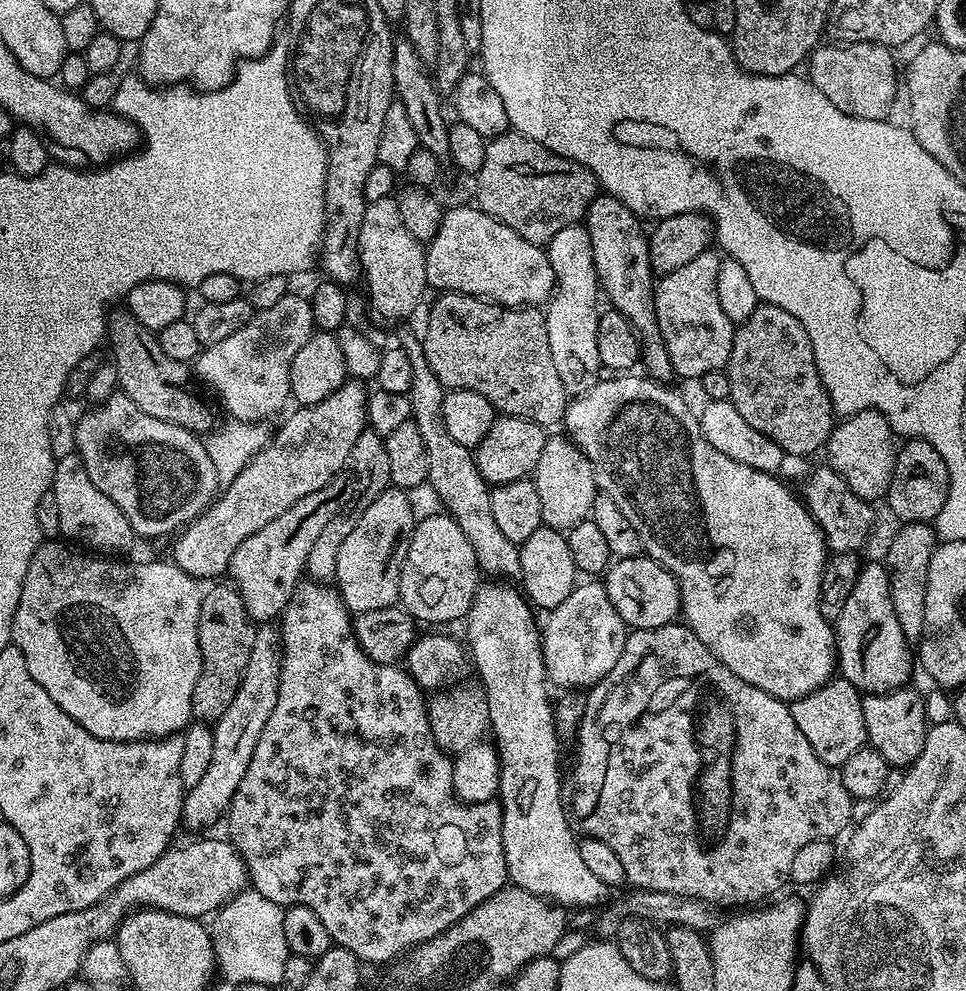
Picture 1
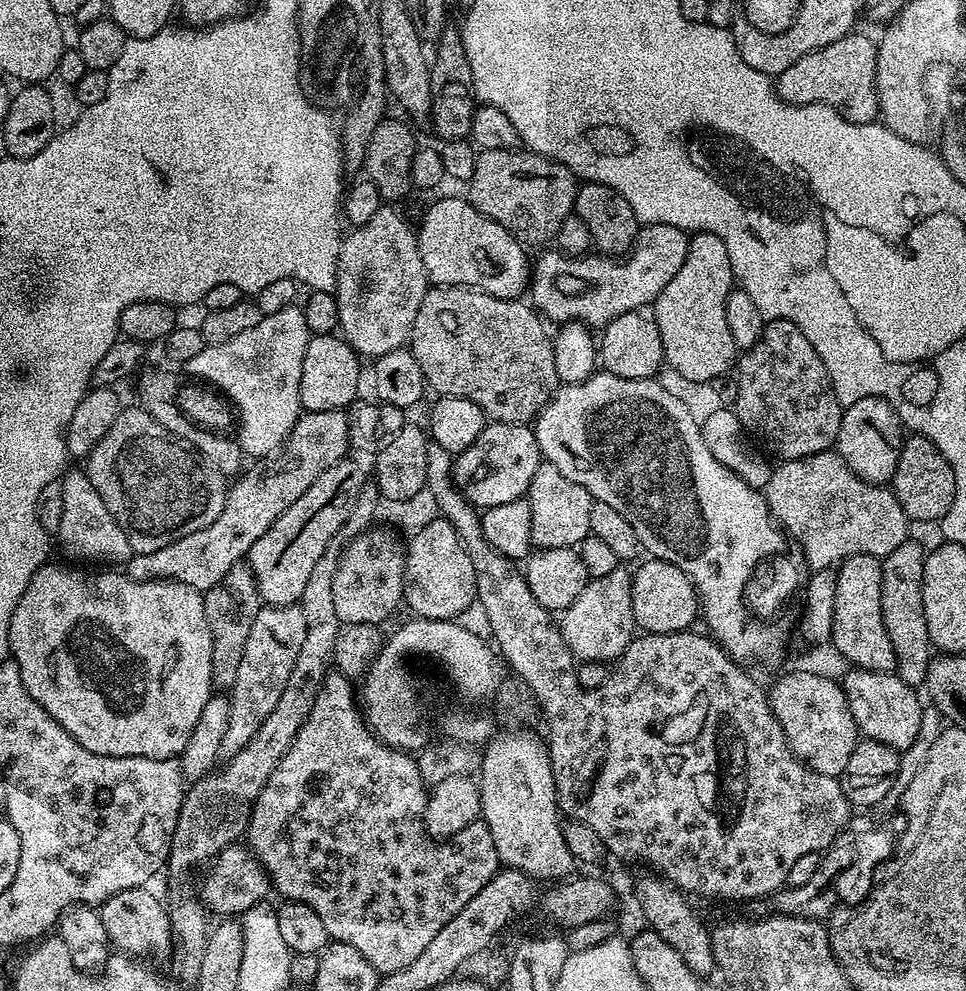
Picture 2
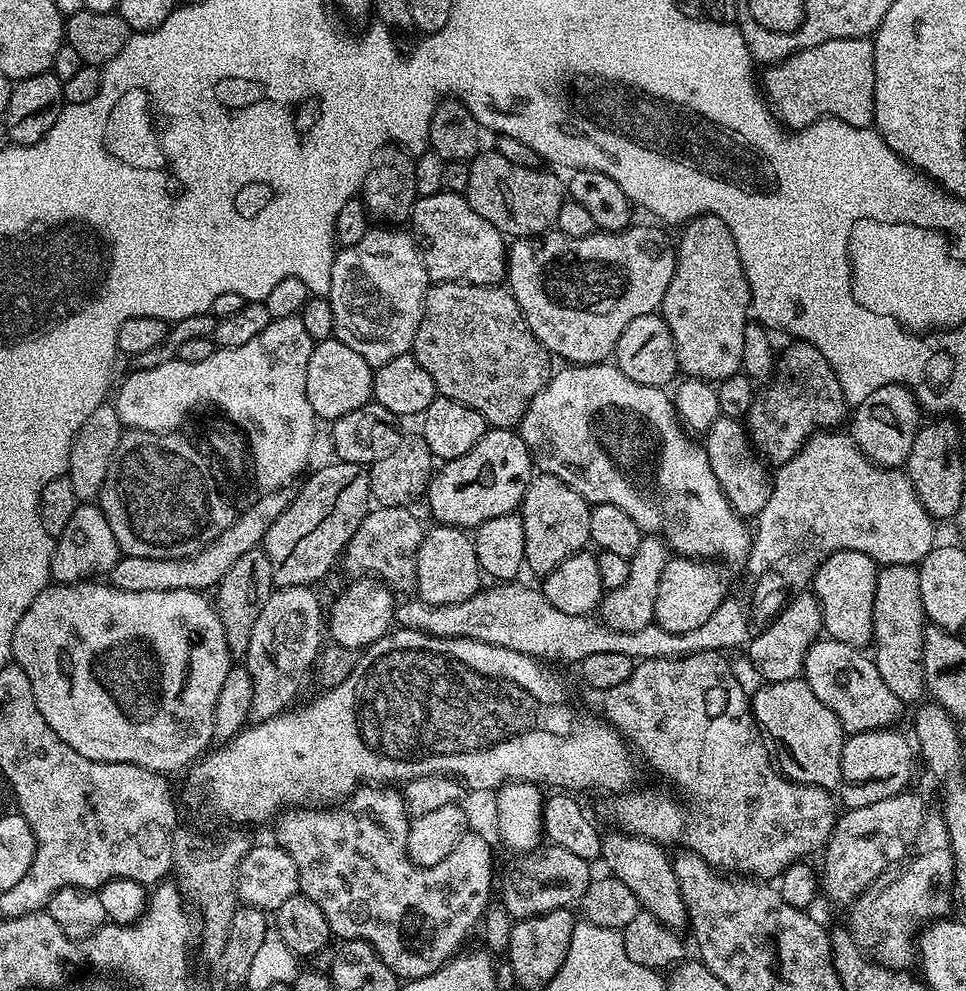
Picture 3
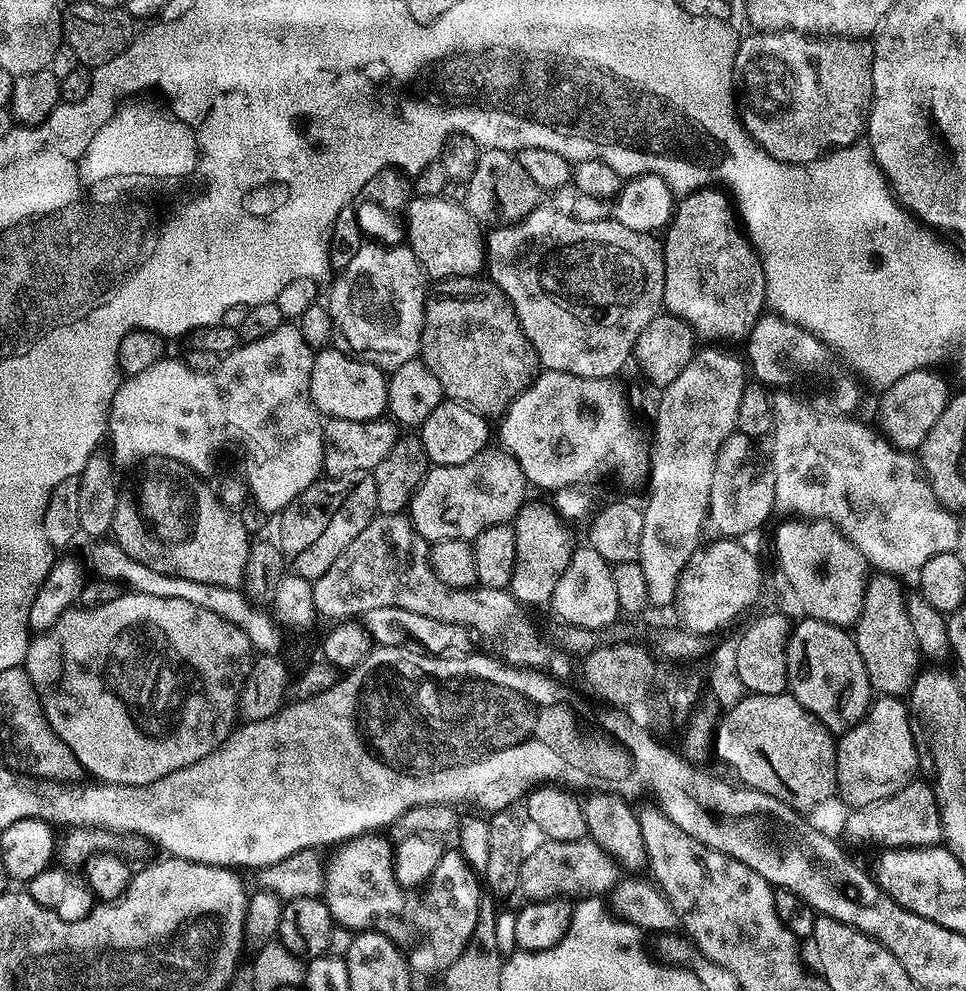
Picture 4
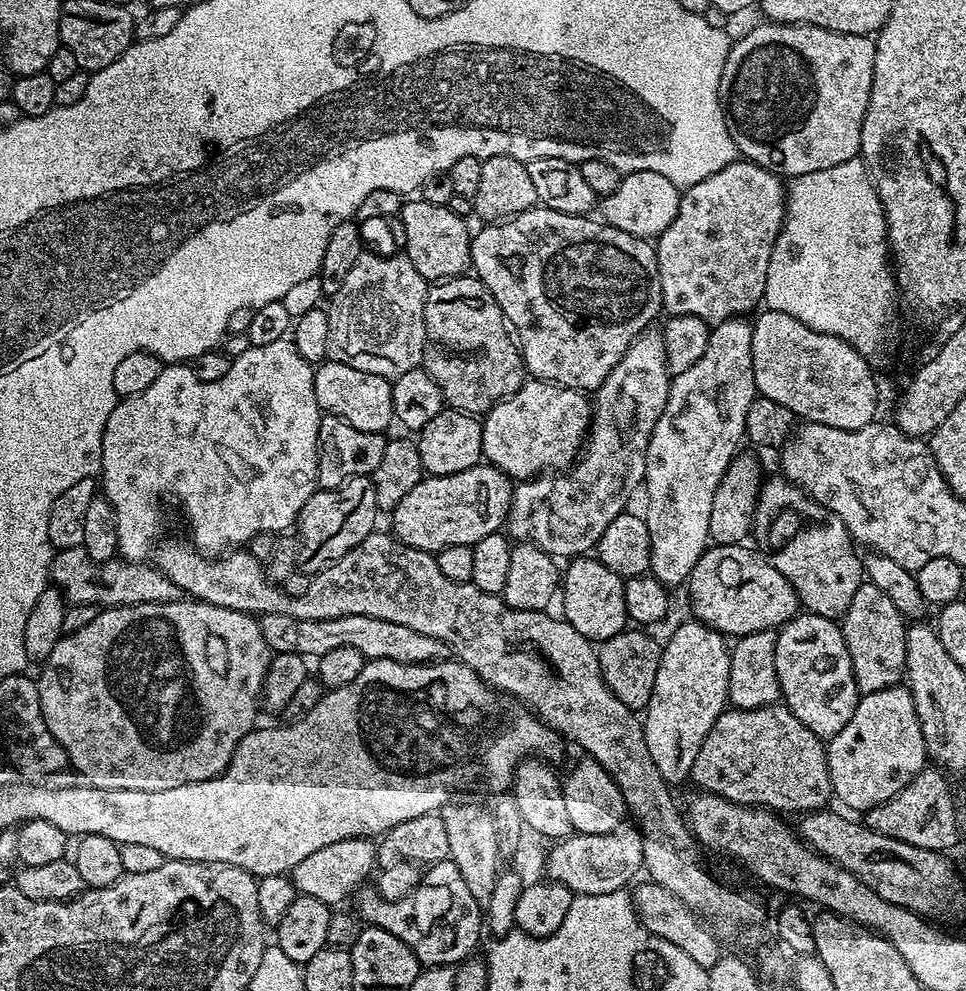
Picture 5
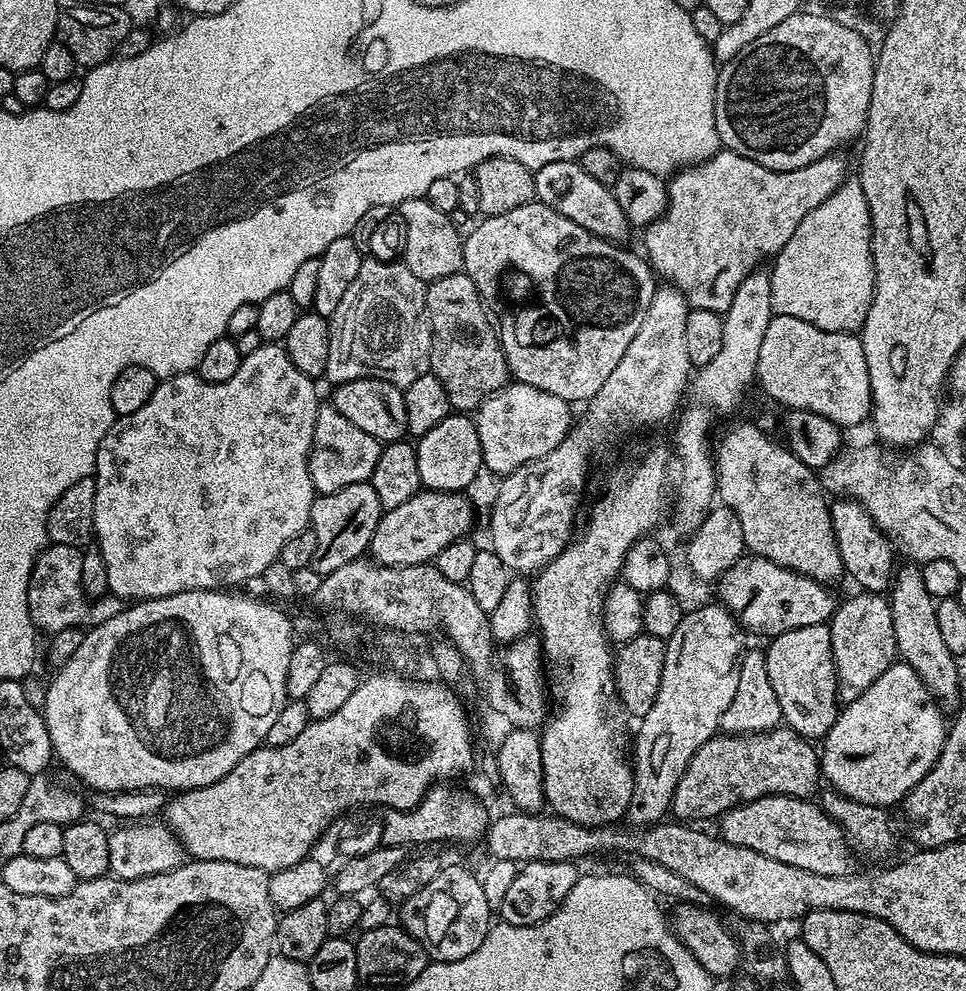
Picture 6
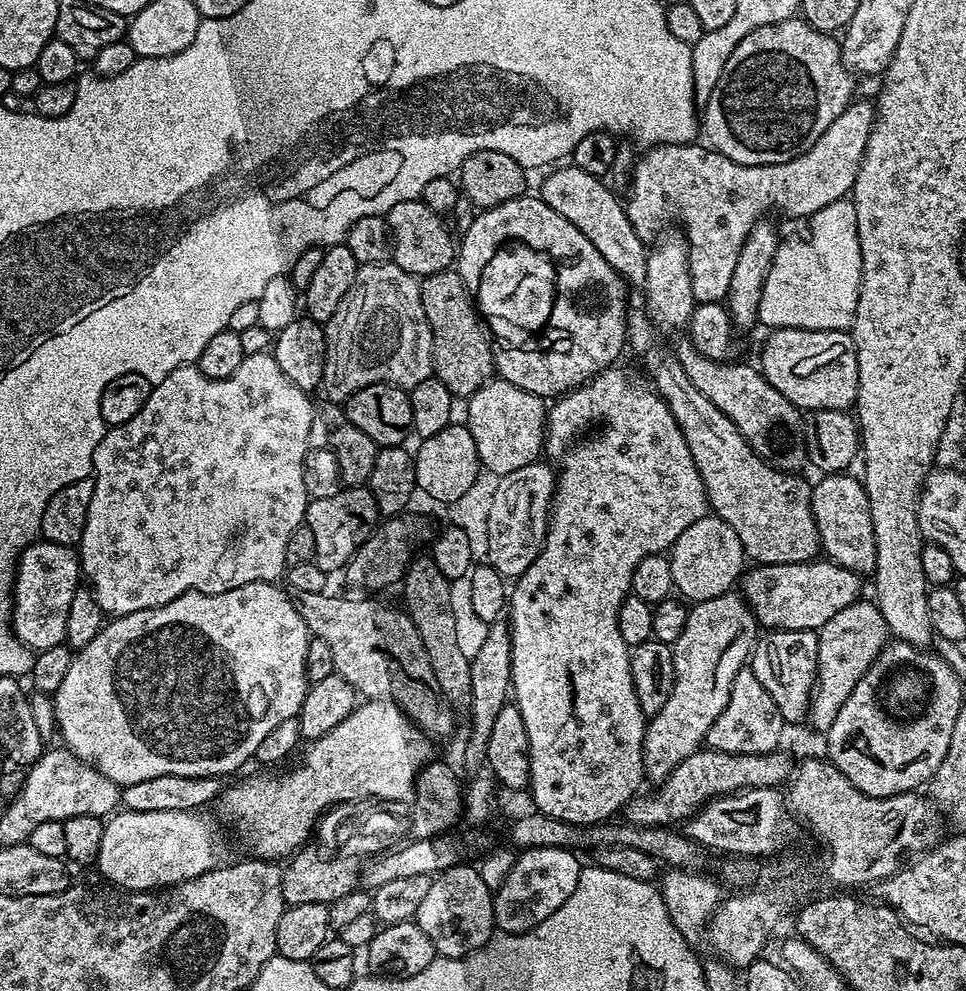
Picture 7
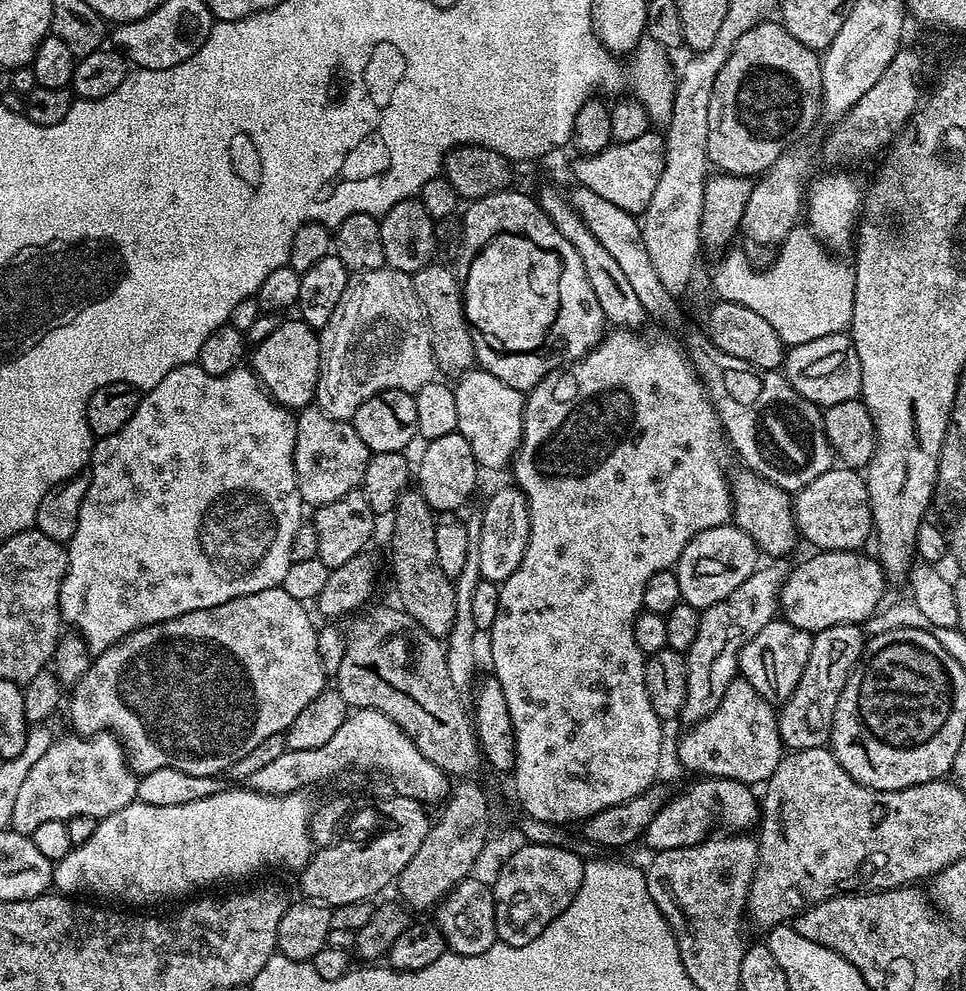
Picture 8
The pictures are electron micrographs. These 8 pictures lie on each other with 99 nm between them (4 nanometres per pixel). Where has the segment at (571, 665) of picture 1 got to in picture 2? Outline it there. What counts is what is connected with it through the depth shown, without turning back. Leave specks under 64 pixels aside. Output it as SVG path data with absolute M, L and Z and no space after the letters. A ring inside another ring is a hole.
M618 566L610 574L591 577L582 594L578 594L578 598L574 598L572 605L559 617L564 643L577 661L619 661L637 635L634 606L630 602L632 572L624 568L627 567Z

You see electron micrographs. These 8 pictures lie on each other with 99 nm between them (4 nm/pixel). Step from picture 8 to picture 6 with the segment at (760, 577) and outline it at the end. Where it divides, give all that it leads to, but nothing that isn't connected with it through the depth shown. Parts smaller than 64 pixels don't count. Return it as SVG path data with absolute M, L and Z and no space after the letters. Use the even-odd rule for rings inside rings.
M719 603L704 604L701 608L685 611L682 622L678 622L678 630L674 630L674 634L664 645L664 665L662 666L662 686L658 690L658 698L654 698L654 706L650 706L650 714L646 714L639 721L640 729L636 732L636 760L632 764L632 797L628 803L626 820L629 825L638 828L649 828L651 824L659 824L669 815L672 799L674 798L674 790L678 786L678 778L682 778L682 774L686 770L686 766L690 762L690 758L694 758L694 754L700 749L705 742L712 736L720 732L720 719L722 714L726 714L726 710L730 706L730 702L734 702L734 690L738 690L738 661L746 651L744 645L745 629L741 628L737 617L733 616L727 608Z

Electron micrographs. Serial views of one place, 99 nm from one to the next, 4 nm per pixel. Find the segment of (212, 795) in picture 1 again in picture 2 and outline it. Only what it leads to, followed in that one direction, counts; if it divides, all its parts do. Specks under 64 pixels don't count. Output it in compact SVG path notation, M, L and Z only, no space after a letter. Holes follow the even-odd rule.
M299 604L286 606L261 606L254 618L254 626L250 626L250 638L246 638L246 650L242 650L242 662L238 665L238 678L234 678L234 686L230 689L230 726L226 726L226 735L222 738L221 757L237 756L254 738L254 734L270 718L274 706L282 698L282 690L286 690L286 682L290 682L290 670L294 670L294 662L298 662L298 650L302 650L302 642L306 642L306 618Z

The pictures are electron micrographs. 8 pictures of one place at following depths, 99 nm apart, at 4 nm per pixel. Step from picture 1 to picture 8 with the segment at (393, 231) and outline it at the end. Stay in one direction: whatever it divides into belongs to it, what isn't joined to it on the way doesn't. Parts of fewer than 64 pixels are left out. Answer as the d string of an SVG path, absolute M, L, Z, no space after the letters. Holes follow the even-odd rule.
M390 267L379 268L378 270L366 270L365 272L351 273L346 282L346 290L342 290L342 299L338 306L334 306L334 314L330 314L330 322L326 322L324 328L319 329L320 337L320 385L316 388L315 407L321 408L330 418L335 420L351 421L352 415L366 402L366 398L374 398L374 394L385 392L386 390L402 390L415 394L422 386L426 386L437 375L436 359L432 353L432 343L430 342L430 330L428 321L424 318L424 311L418 302L418 294L414 294L412 277L409 273L399 272Z

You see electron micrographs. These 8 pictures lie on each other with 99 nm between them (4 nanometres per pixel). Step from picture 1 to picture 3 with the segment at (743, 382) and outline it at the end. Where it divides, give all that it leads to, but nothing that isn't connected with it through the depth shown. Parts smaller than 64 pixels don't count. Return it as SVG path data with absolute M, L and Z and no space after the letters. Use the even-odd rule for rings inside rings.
M792 342L784 353L780 352L775 357L775 372L771 380L753 395L752 405L746 417L746 431L753 449L769 465L779 466L790 462L790 458L794 458L794 454L817 432L831 432L839 429L843 425L840 423L843 420L845 423L849 412L850 405L842 394L842 386L830 366L830 362L826 362L826 358L822 358L820 351L812 344Z

